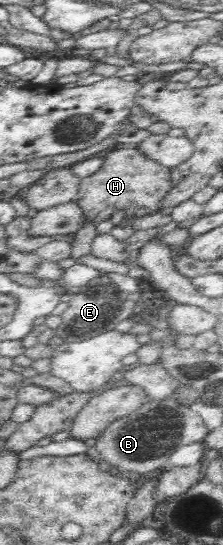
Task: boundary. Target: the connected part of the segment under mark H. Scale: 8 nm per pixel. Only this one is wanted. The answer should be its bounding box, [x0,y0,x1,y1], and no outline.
[75,146,172,225]

